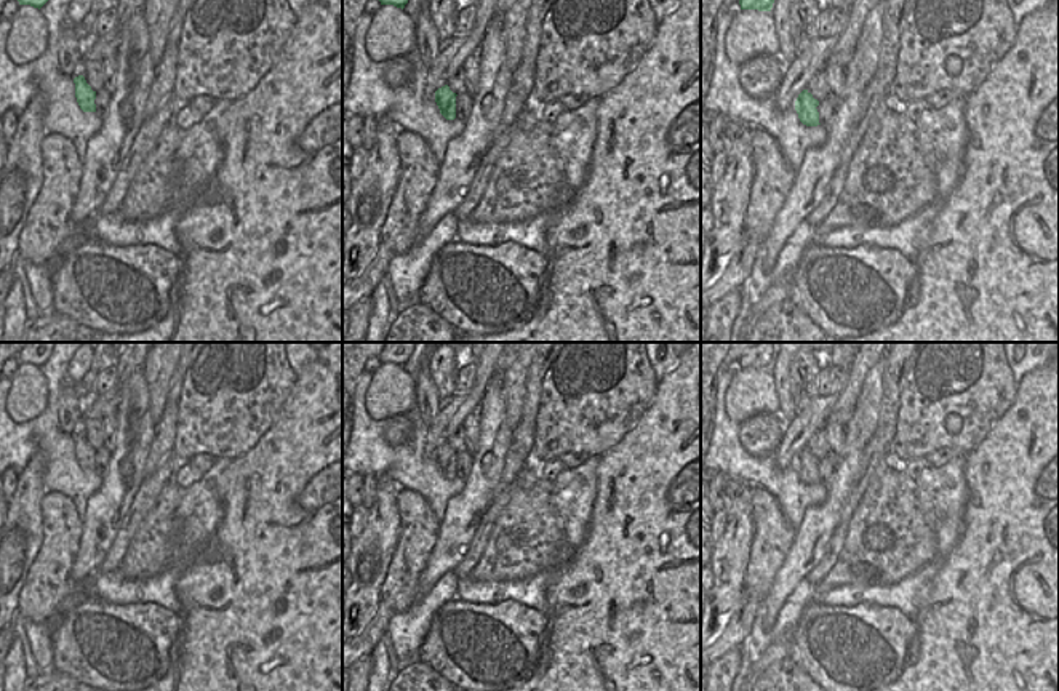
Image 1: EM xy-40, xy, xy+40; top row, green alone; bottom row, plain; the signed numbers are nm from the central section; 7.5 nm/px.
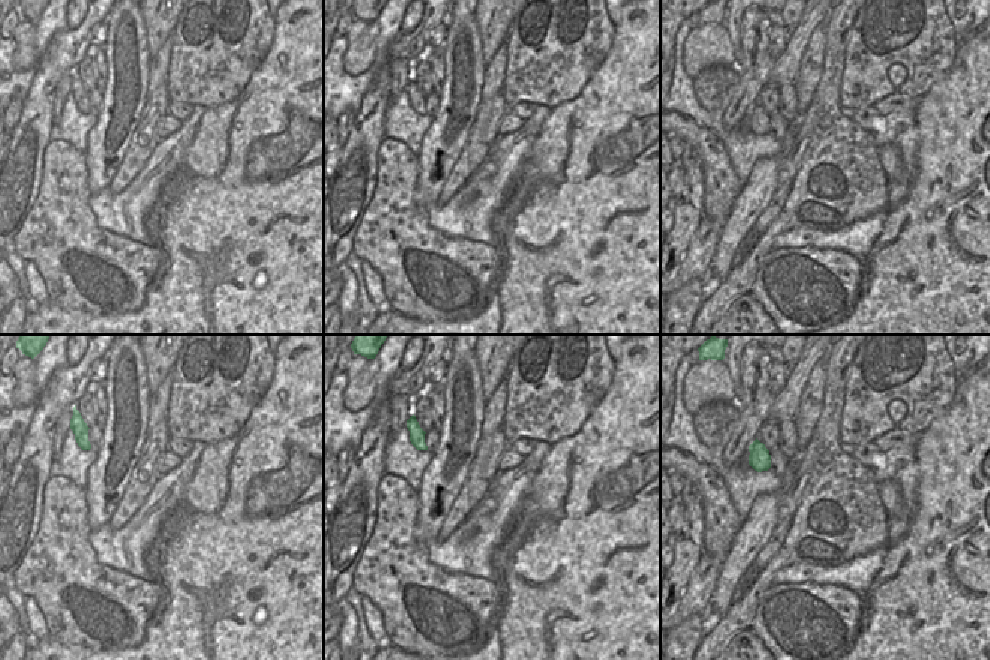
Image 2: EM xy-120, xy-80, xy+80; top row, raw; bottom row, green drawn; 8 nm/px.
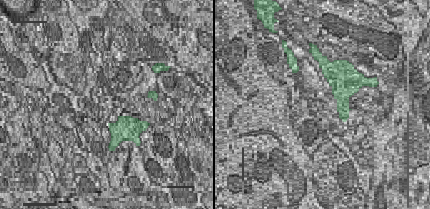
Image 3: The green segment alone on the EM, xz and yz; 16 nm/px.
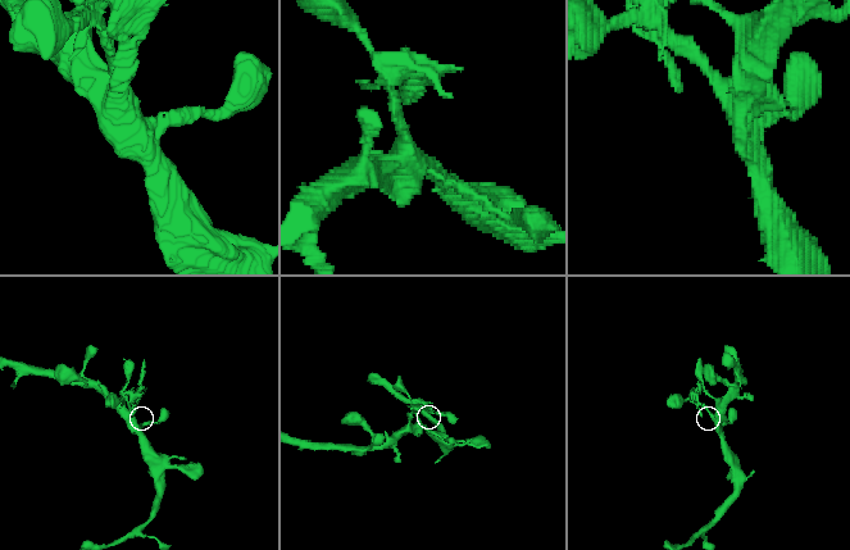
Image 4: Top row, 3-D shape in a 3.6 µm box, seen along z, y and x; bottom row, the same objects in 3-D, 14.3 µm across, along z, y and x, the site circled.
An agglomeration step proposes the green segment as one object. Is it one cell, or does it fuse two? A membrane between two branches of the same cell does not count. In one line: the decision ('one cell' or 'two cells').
two cells

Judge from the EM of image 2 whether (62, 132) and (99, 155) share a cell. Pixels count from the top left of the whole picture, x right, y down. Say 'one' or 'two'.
two

